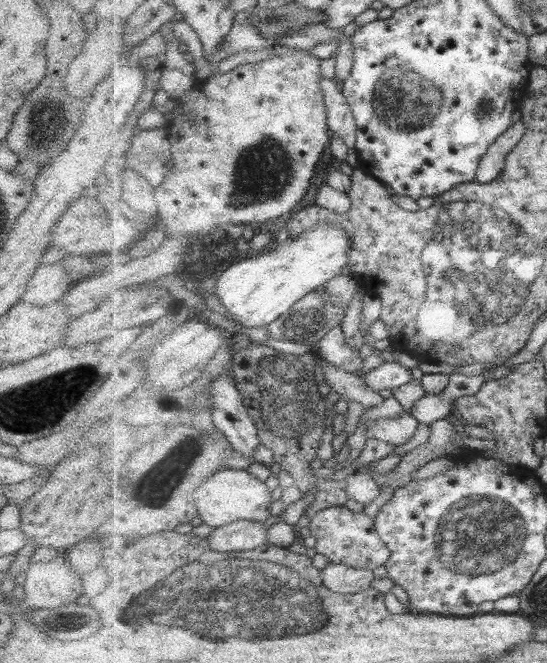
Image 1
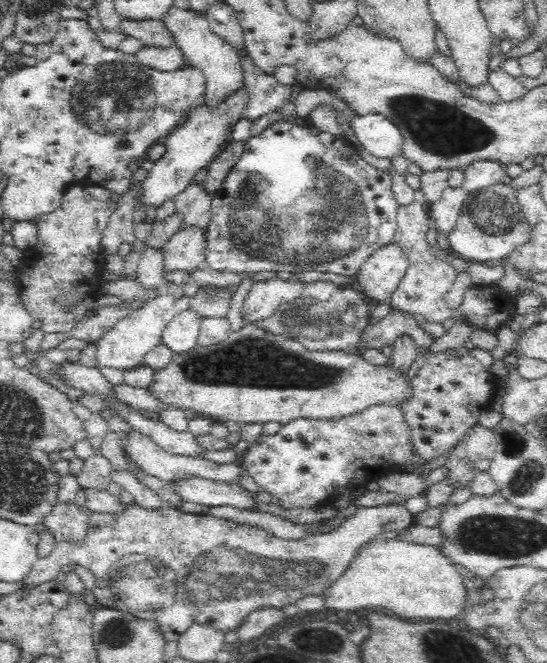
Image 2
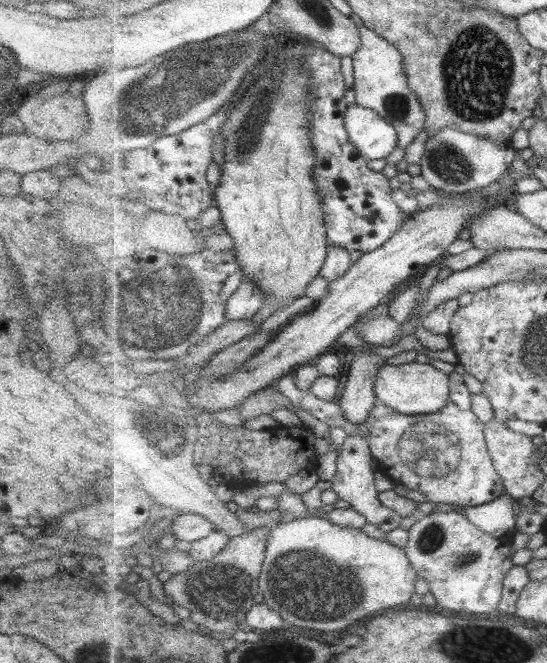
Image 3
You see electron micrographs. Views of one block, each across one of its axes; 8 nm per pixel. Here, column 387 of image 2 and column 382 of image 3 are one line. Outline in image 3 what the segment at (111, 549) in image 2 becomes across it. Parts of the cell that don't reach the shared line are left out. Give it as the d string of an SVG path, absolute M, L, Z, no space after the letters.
M359 424L359 432L347 435L341 446L341 451L337 456L336 473L331 478L331 488L335 490L339 499L346 501L353 509L365 516L369 524L374 524L379 530L388 534L401 526L403 517L397 511L387 508L380 502L380 492L377 485L378 472L371 467L373 458L371 446L365 440L365 436L361 436L361 424Z

